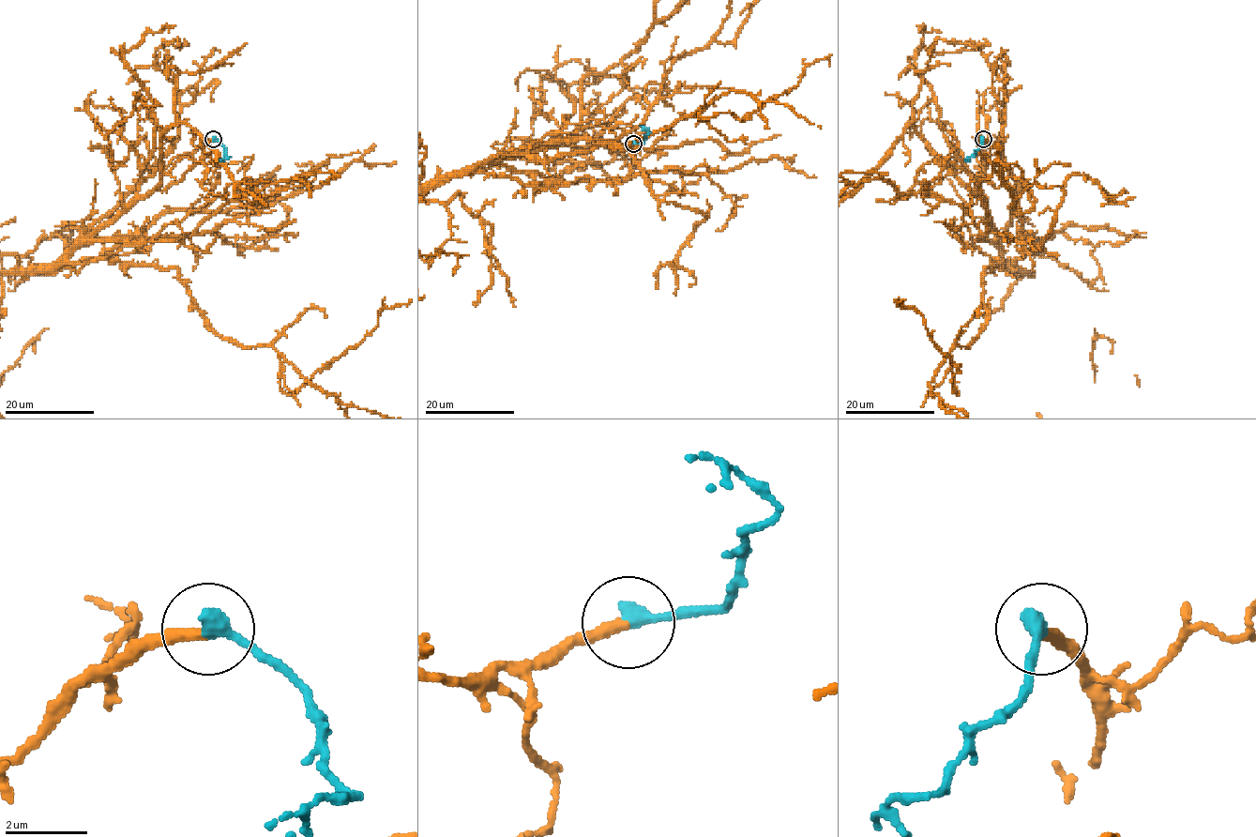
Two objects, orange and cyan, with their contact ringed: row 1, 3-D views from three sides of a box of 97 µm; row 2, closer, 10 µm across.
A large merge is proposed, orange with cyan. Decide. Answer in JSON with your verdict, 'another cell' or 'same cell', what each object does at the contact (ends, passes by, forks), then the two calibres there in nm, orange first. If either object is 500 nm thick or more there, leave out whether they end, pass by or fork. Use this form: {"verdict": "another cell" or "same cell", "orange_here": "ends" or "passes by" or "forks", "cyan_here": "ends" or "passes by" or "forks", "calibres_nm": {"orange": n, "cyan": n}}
{"verdict": "same cell", "orange_here": "ends", "cyan_here": "ends", "calibres_nm": {"orange": 280, "cyan": 440}}

